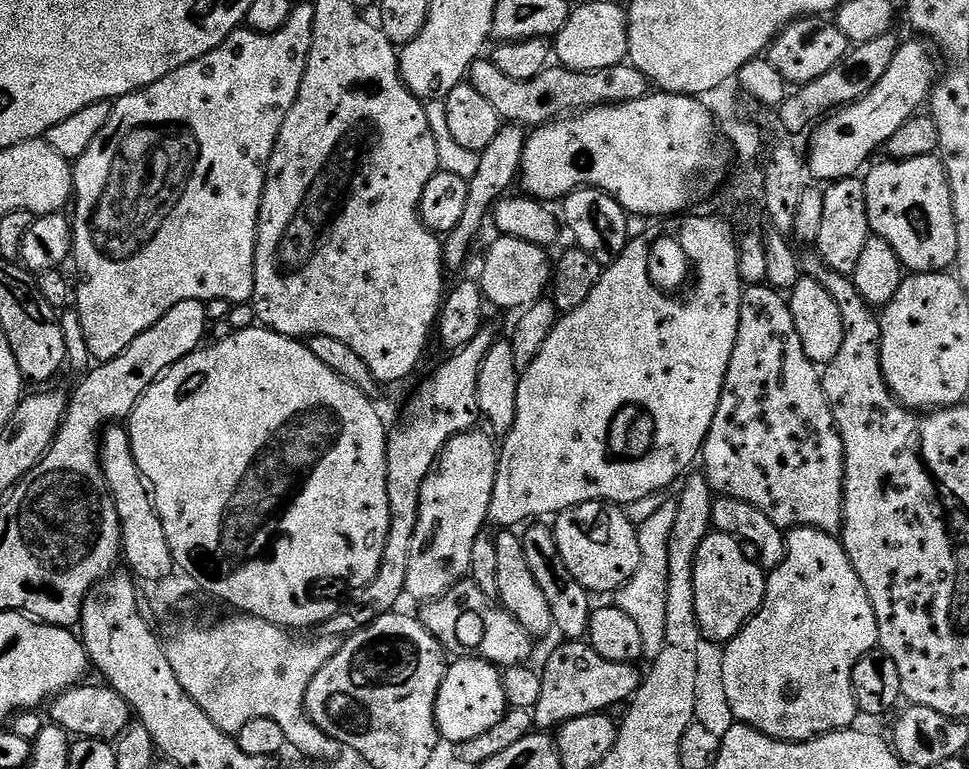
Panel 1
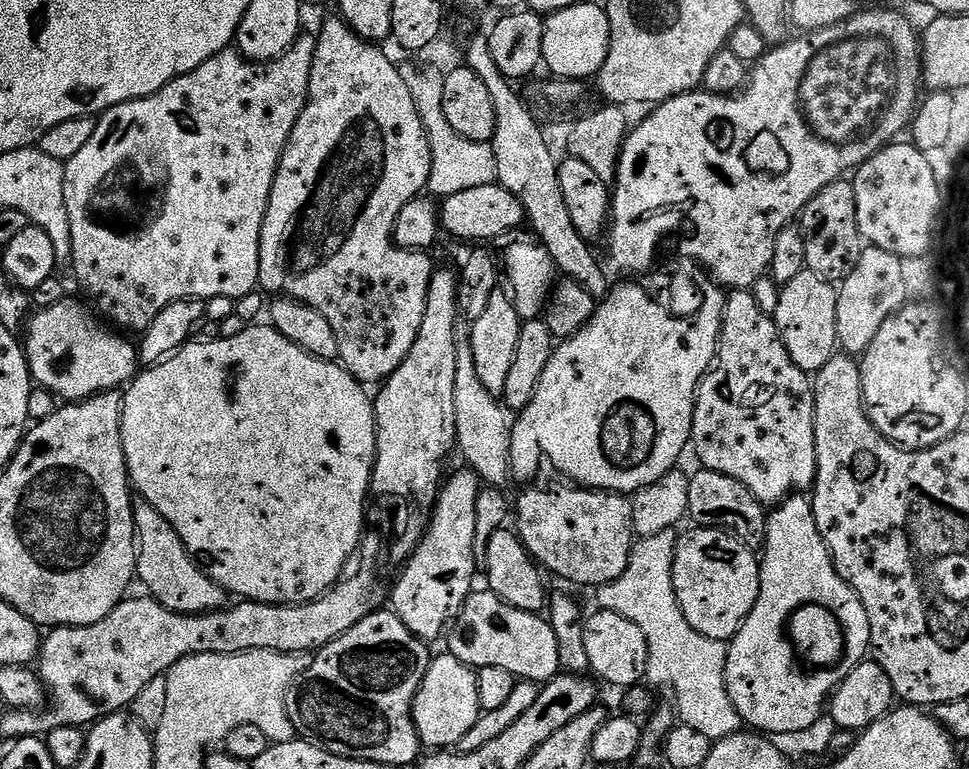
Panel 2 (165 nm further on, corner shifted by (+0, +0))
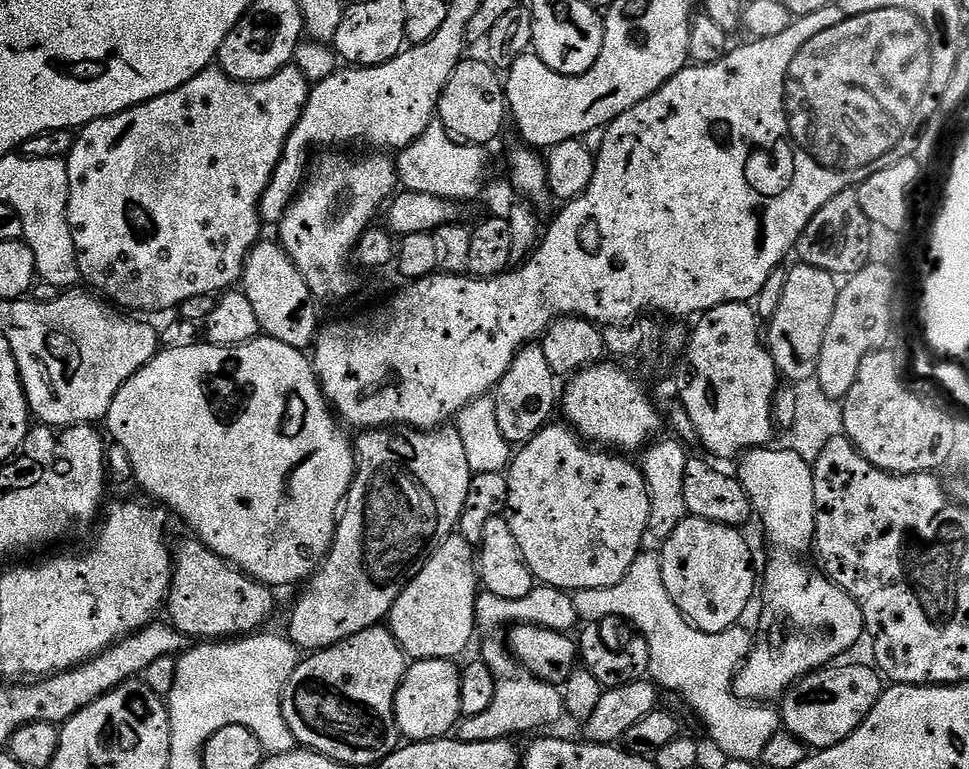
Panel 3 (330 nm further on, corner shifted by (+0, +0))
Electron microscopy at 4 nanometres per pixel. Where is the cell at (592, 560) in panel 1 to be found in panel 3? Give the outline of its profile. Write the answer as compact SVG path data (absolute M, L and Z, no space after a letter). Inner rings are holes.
M549 423L511 457L506 472L508 525L514 530L514 538L518 538L518 546L522 546L522 554L533 577L541 585L563 588L569 594L587 588L614 586L622 582L634 558L645 547L644 538L649 535L650 494L641 465L631 464L627 455L593 446L571 427L556 423Z

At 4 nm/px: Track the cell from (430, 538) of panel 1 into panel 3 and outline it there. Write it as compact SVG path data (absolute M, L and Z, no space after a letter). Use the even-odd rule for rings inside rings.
M453 534L443 540L432 552L420 572L398 594L392 611L386 617L387 627L392 629L394 638L404 649L404 655L412 660L450 660L455 661L468 648L472 635L478 632L476 623L476 597L478 595L478 556L474 545L466 538Z

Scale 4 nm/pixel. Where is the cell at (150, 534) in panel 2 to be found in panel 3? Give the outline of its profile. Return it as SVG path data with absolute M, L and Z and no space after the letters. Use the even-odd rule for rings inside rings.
M187 538L174 548L174 567L172 570L172 585L168 591L166 601L166 616L173 628L196 642L224 642L229 638L243 638L255 633L272 616L272 607L276 600L273 589L267 584L259 584L258 581L241 572L239 568L221 558L217 552L211 552L209 548L195 538Z

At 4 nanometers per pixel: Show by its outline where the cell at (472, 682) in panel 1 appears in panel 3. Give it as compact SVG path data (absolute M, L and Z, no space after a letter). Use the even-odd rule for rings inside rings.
M412 660L406 674L402 678L402 686L398 686L396 695L396 725L400 727L401 737L405 741L442 740L448 732L459 725L460 714L460 674L461 669L450 660Z

